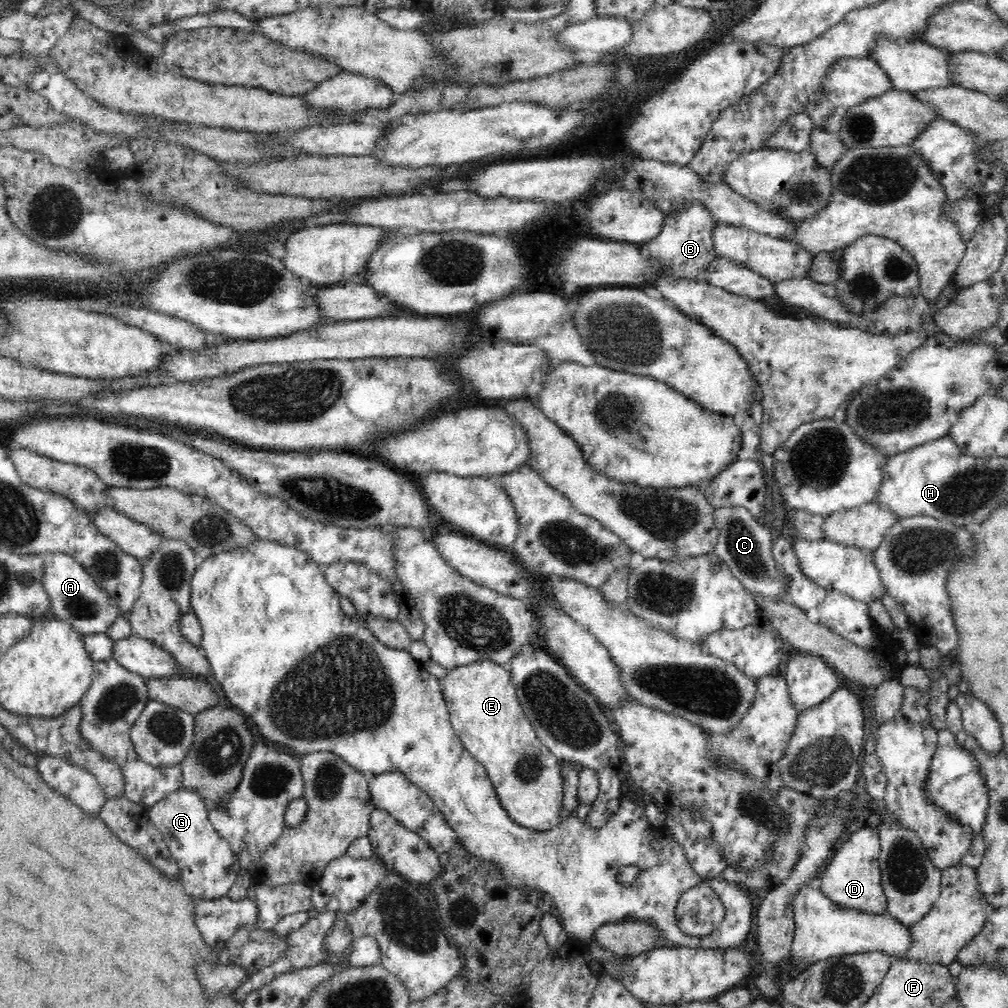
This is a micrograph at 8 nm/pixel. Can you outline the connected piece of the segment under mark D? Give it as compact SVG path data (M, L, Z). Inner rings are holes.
M875 825L862 827L850 836L842 848L837 850L836 856L828 861L828 865L822 866L817 874L822 892L840 908L844 910L857 910L862 912L862 915L868 915L868 917L886 917L889 915L887 899L881 886L881 868L879 867L878 860L881 854L881 840L879 836L880 833Z

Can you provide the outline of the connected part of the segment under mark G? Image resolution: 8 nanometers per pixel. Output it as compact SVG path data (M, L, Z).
M179 789L146 809L151 825L160 831L173 860L180 867L180 880L185 893L192 899L217 899L227 895L236 878L232 870L233 849L211 822L211 810L200 792Z

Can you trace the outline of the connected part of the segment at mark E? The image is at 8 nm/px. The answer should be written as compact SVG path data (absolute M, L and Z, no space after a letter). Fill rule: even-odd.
M478 657L446 669L441 685L456 734L473 759L486 767L501 804L513 821L537 831L548 831L559 826L563 820L565 795L558 759L538 740L533 726L526 718L511 681L511 672L503 664L488 657Z

